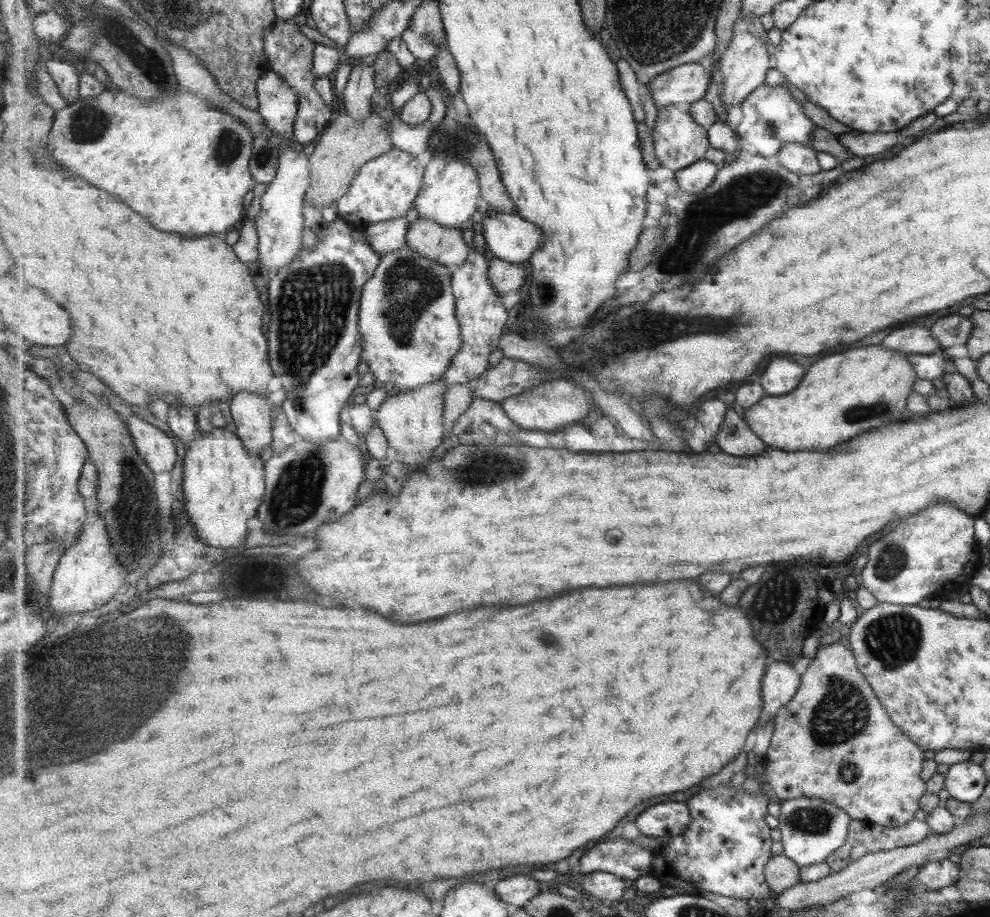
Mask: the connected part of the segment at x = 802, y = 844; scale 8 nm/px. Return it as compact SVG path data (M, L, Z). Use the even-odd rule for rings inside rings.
M797 798L779 803L781 812L777 817L782 835L783 852L800 868L823 863L826 858L846 841L850 815L845 810L822 798Z

